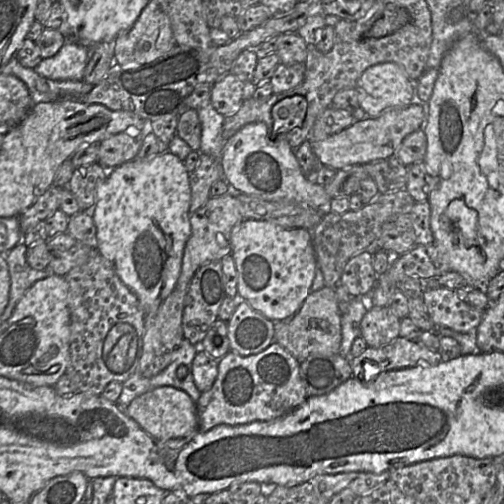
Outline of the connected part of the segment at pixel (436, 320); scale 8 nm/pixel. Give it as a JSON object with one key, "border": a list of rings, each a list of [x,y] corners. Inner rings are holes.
{"border":[[[445,287],[427,289],[423,298],[428,314],[435,326],[467,333],[477,329],[484,312],[462,300],[456,290]]]}

